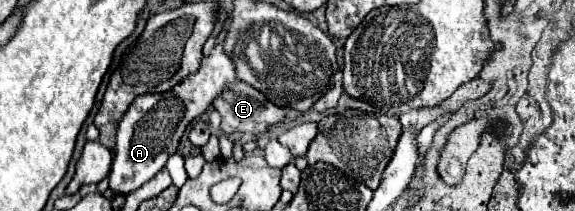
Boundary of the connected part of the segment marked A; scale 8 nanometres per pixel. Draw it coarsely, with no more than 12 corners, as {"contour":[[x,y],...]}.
{"contour":[[218,44],[196,74],[124,114],[114,194],[154,178],[186,126],[236,82]]}

